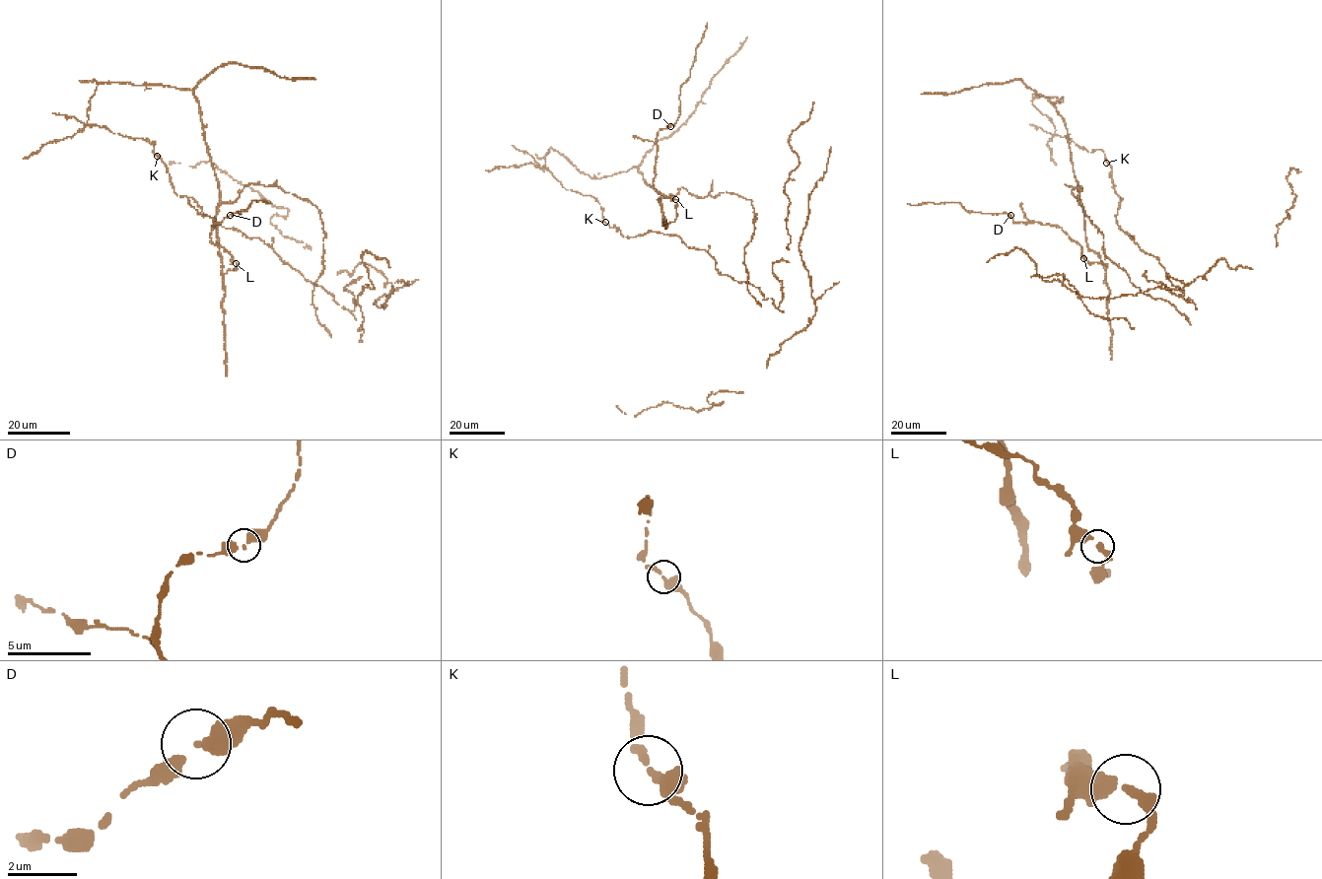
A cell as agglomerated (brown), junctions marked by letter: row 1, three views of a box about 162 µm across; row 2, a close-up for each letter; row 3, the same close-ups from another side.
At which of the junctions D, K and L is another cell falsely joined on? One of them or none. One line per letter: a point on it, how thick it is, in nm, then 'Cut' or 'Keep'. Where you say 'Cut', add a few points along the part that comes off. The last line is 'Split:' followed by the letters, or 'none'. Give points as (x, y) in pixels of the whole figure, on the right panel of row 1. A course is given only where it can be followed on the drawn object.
D: Place: (1010, 215). Thickness 280 nm. Keep
K: Place: (1106, 163). Thickness 280 nm. Keep
L: Place: (1083, 258). Thickness 280 nm. Keep
Split: none

